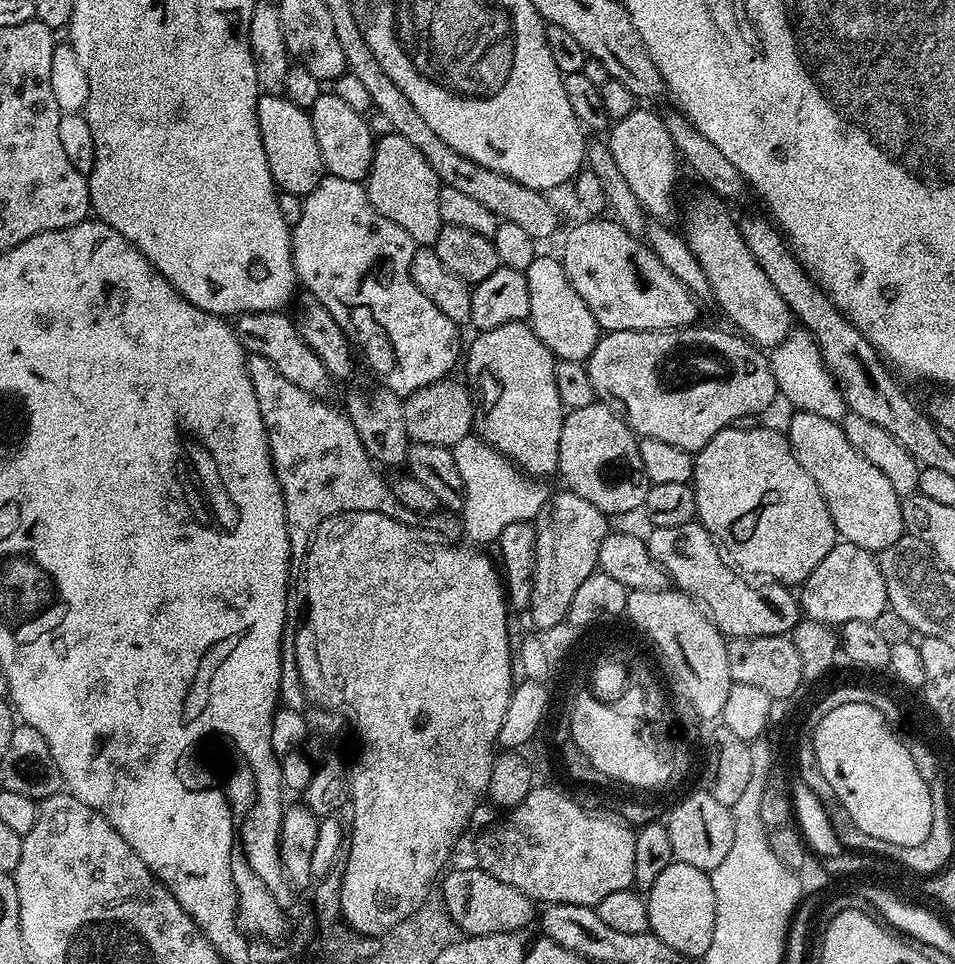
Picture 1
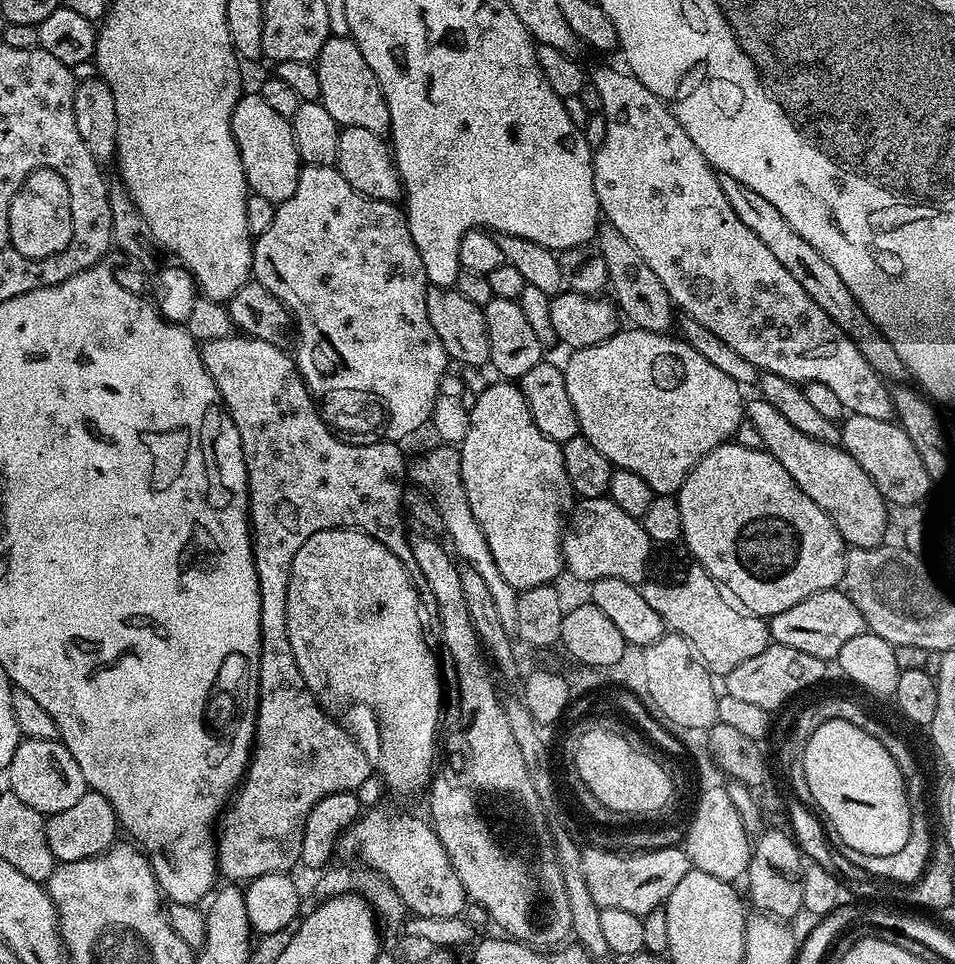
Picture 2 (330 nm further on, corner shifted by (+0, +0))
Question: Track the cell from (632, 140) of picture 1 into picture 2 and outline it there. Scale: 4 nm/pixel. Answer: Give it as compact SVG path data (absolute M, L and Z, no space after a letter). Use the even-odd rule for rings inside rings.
M596 68L591 69L590 82L601 94L602 106L604 107L602 115L606 118L606 142L602 142L602 146L595 149L592 157L592 173L594 174L594 190L596 197L600 203L600 210L603 219L609 225L618 230L626 241L634 246L635 250L646 260L646 264L658 274L658 279L662 282L662 286L669 292L669 298L677 309L680 308L685 317L700 322L702 326L706 326L707 330L716 334L718 338L726 342L730 346L730 350L742 354L742 358L746 358L746 362L754 362L754 366L760 369L761 373L769 372L770 374L778 374L787 380L793 380L801 386L806 384L821 384L826 386L835 396L842 401L842 406L851 415L866 414L866 418L882 418L883 420L892 420L894 413L892 411L892 395L889 387L884 386L880 375L872 369L866 362L866 358L862 358L862 354L858 350L855 342L845 334L840 327L822 310L821 306L812 301L809 294L798 284L797 279L790 274L786 267L770 254L770 249L754 234L753 230L745 225L734 212L734 207L730 206L727 196L720 185L721 177L706 162L706 158L702 154L702 150L698 150L698 146L694 146L694 142L690 142L690 134L686 134L686 130L682 130L682 126L678 122L678 118L674 118L674 114L668 108L664 101L657 98L650 90L646 90L646 86L642 86L642 82L638 82L638 78L633 76L627 70L619 72L616 68Z

